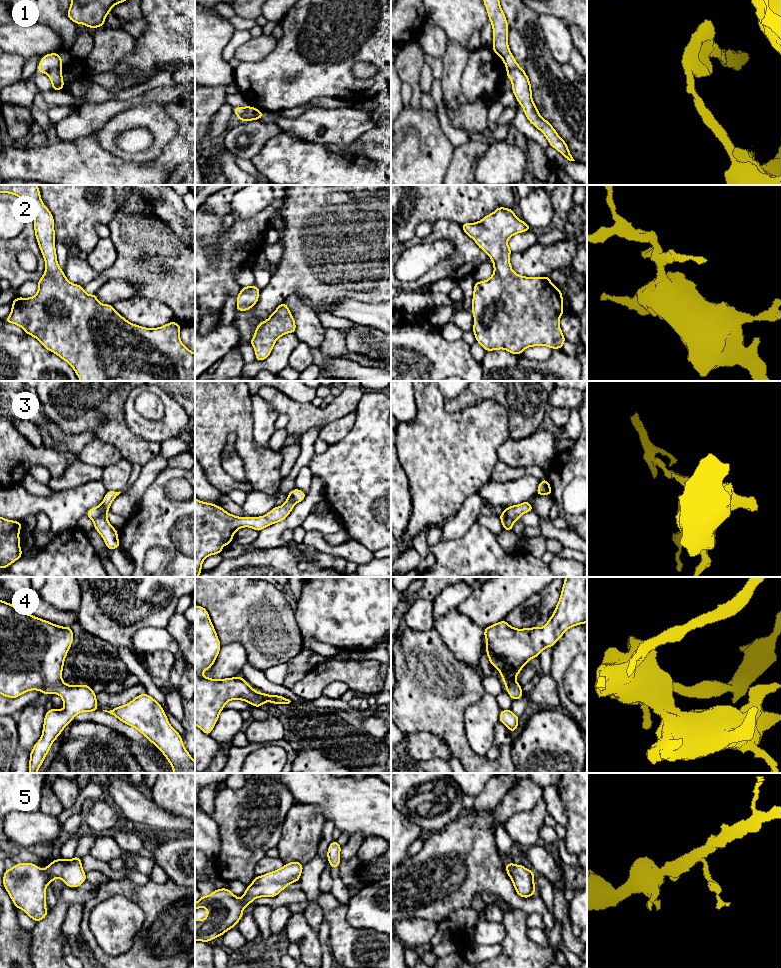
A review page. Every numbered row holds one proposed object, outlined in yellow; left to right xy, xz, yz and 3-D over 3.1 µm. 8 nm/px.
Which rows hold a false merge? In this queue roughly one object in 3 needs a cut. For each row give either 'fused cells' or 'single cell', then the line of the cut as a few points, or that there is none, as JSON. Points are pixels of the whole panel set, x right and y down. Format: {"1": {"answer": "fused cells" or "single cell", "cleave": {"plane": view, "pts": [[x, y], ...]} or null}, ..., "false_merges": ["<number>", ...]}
{"1": {"answer": "fused cells", "cleave": {"plane": "xy", "pts": [[60, 67], [52, 67], [46, 72]]}}, "2": {"answer": "single cell", "cleave": null}, "3": {"answer": "fused cells", "cleave": {"plane": "xy", "pts": [[101, 505], [101, 513], [93, 520]]}}, "4": {"answer": "single cell", "cleave": null}, "5": {"answer": "single cell", "cleave": null}, "false_merges": ["1", "3"]}

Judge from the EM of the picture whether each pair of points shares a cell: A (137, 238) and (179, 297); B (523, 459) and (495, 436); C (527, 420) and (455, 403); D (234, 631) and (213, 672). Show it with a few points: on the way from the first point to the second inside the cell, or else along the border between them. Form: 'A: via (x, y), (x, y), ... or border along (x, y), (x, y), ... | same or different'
A: via (153, 251), (173, 267), (179, 281) | same
B: border along (510, 438), (499, 447), (498, 460) | different
C: via (509, 402), (499, 392), (473, 393) | same
D: border along (221, 644), (239, 642), (243, 646), (247, 657) | different

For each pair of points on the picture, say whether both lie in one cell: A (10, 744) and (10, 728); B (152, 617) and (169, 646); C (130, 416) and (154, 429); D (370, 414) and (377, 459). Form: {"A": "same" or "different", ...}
{"A": "same", "B": "different", "C": "same", "D": "same"}

